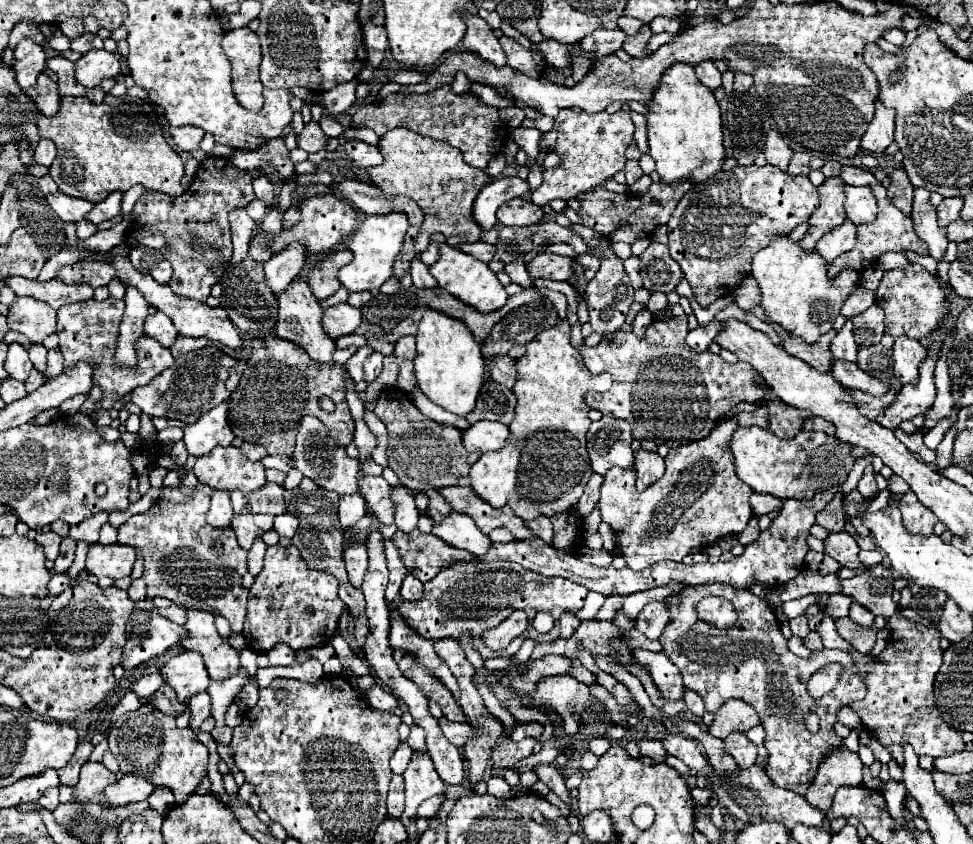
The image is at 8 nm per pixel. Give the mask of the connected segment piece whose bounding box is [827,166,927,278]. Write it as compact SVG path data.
M845 166L843 172L841 172L841 180L845 184L851 184L851 186L869 186L873 190L873 194L877 196L877 202L879 202L879 214L877 214L877 220L871 222L871 224L857 224L857 244L851 252L845 252L841 254L831 266L829 266L829 278L837 278L843 270L851 268L851 270L857 270L857 272L863 272L867 270L867 266L871 266L873 262L877 262L885 252L915 252L915 254L921 254L921 256L927 256L927 246L923 246L919 242L919 236L915 234L915 222L911 216L905 216L899 208L895 208L891 204L891 200L887 198L887 192L885 188L881 186L881 182L865 168L855 168L855 166Z

